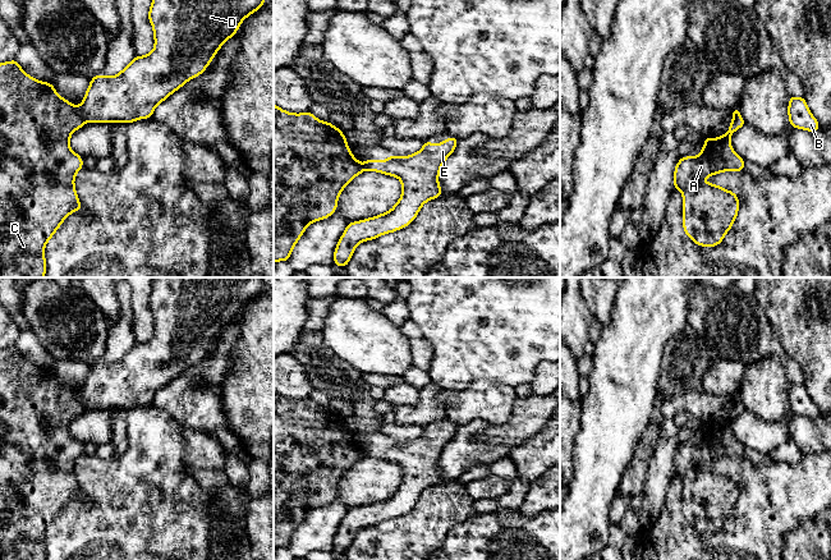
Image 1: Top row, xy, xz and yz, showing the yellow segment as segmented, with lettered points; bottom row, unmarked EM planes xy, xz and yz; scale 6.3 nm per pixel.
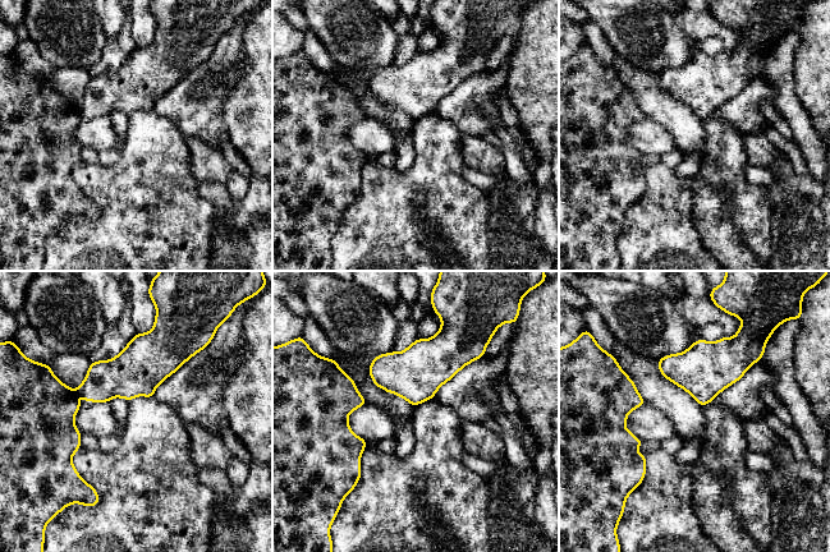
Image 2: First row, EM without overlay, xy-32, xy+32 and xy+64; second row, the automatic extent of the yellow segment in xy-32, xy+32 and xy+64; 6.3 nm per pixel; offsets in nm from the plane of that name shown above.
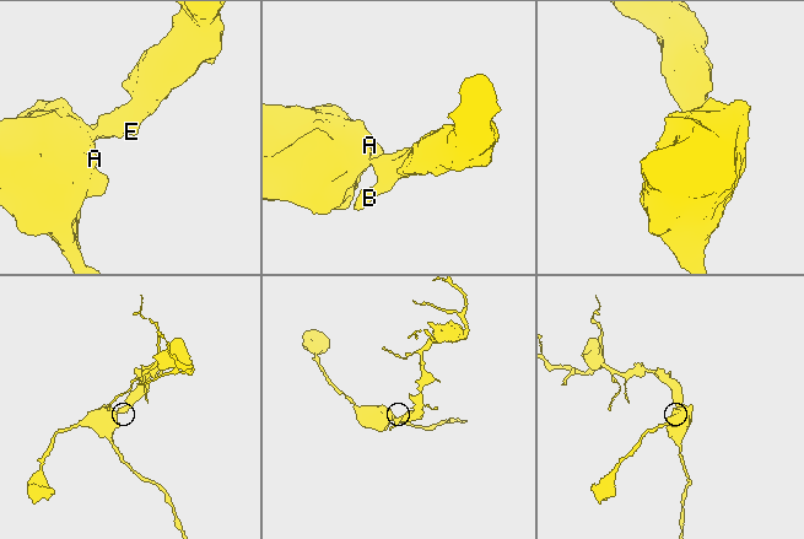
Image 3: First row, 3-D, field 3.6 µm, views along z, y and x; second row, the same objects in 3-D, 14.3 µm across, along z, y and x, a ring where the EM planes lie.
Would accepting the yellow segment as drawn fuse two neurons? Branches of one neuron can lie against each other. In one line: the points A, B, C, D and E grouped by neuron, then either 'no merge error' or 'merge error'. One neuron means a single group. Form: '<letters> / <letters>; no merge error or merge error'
A C / B D E; merge error

